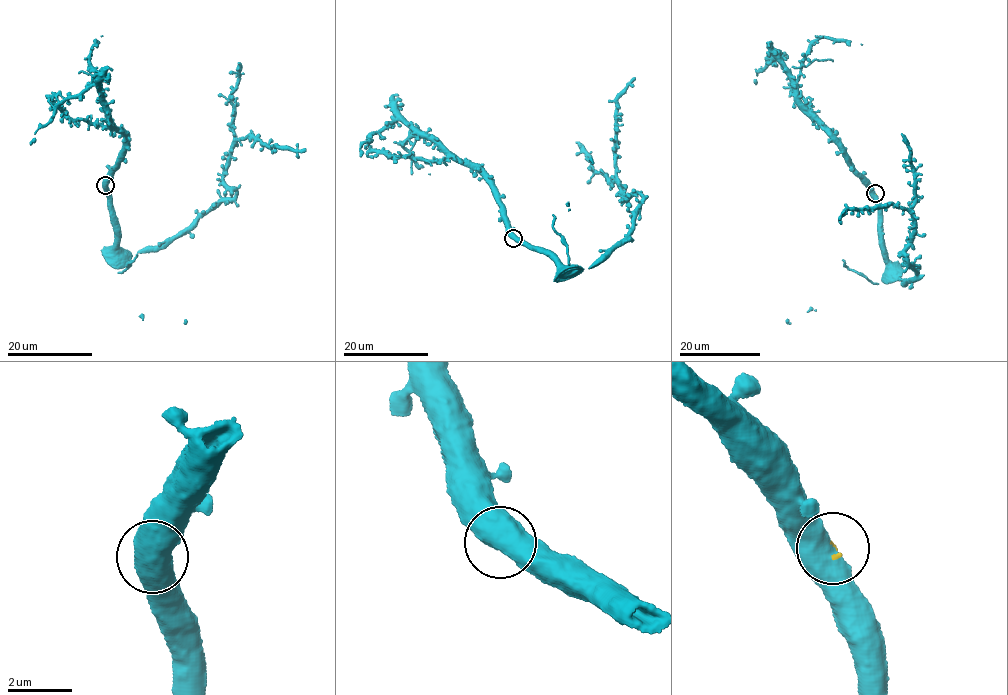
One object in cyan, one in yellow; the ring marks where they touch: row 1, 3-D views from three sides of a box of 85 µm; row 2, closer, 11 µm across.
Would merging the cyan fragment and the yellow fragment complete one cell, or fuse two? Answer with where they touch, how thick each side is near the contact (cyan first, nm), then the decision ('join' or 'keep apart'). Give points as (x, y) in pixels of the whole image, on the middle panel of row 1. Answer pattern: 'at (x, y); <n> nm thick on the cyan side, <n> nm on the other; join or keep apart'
at (513, 238); 800 nm thick on the cyan side, 80 nm on the other; keep apart

